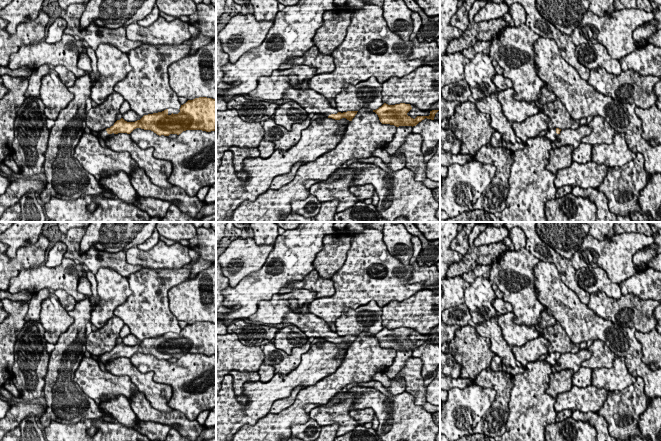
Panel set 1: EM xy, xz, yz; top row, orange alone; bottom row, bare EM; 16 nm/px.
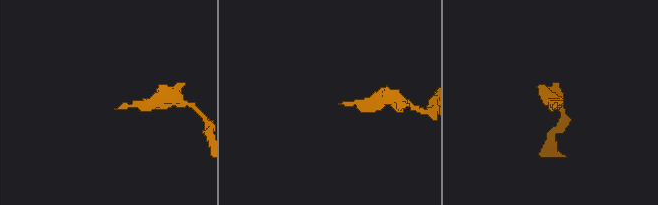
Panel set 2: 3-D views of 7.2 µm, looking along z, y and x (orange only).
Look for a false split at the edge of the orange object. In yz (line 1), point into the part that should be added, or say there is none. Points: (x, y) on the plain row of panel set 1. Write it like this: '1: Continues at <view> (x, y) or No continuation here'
1: Continues at yz (550, 358)

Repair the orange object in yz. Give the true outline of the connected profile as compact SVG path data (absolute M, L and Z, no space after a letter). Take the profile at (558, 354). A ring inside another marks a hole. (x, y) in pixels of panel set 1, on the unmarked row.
M559 352L549 353L545 356L544 361L546 361L550 365L554 366L556 364L557 360L560 358L560 355L561 355L561 353L559 353Z

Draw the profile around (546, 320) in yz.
M542 311L540 314L540 321L535 327L540 333L543 331L544 328L555 324L556 324L555 318L549 315L547 311Z

